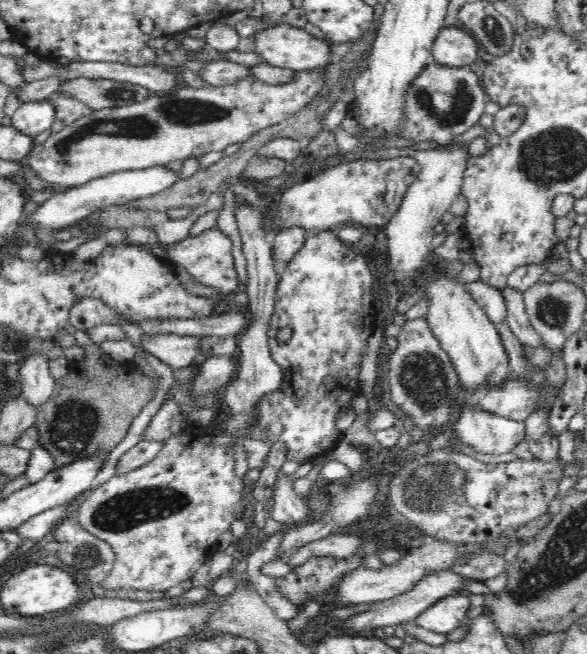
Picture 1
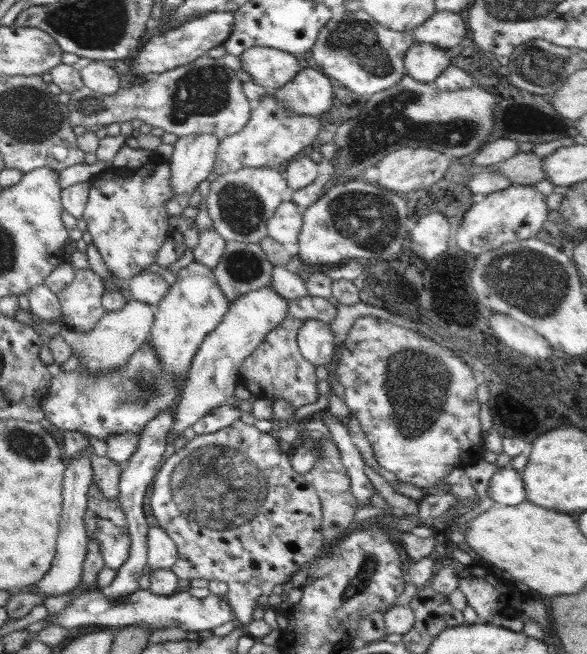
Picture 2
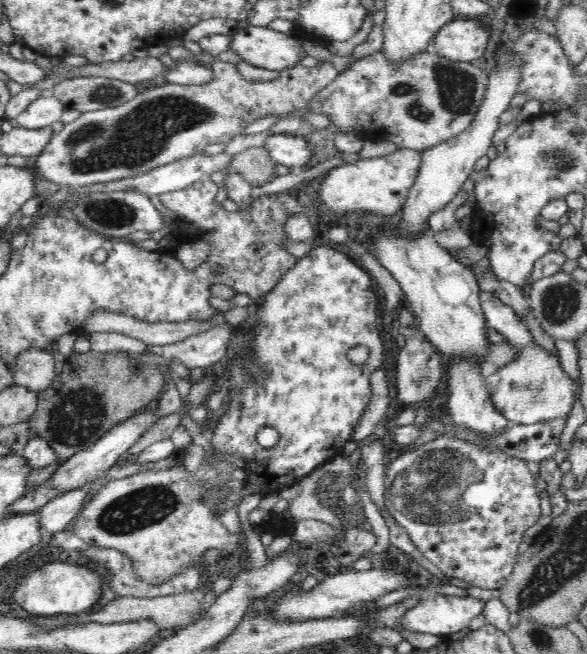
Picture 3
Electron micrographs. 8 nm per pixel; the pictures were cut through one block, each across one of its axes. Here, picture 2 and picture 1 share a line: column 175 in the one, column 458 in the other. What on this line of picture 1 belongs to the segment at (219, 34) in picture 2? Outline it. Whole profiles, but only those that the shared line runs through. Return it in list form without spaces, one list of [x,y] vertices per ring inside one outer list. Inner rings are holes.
[[[452,25],[442,27],[435,38],[432,60],[450,69],[468,68],[479,55],[480,44],[469,31]]]

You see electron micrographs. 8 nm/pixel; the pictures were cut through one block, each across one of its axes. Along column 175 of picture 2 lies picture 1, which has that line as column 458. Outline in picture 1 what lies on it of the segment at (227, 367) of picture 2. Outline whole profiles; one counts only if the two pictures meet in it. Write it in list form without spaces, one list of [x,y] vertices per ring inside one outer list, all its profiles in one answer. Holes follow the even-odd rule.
[[[463,404],[454,431],[462,444],[480,454],[500,456],[525,440],[525,422],[509,420]]]

